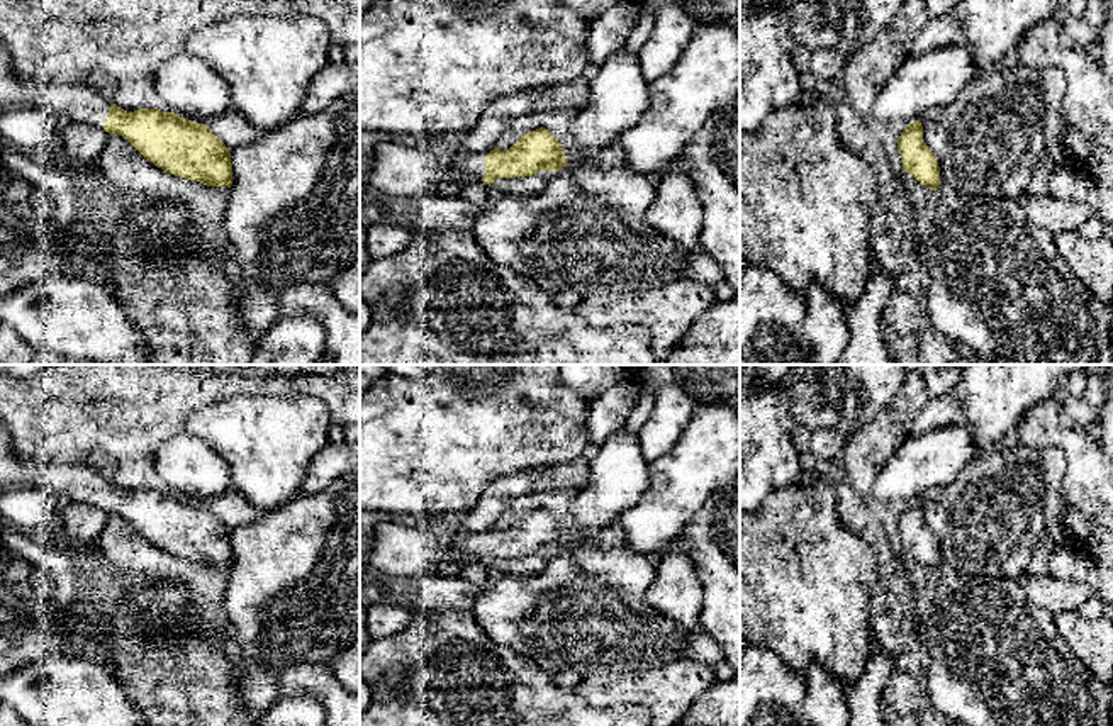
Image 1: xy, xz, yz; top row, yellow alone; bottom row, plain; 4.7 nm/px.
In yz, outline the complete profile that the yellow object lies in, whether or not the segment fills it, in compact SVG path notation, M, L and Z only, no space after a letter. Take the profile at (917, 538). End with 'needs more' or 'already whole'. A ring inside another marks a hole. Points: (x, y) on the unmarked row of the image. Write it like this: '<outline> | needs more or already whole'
M920 500L909 502L898 519L903 550L921 565L938 570L942 565L940 546L933 533L923 521L923 505Z | already whole

